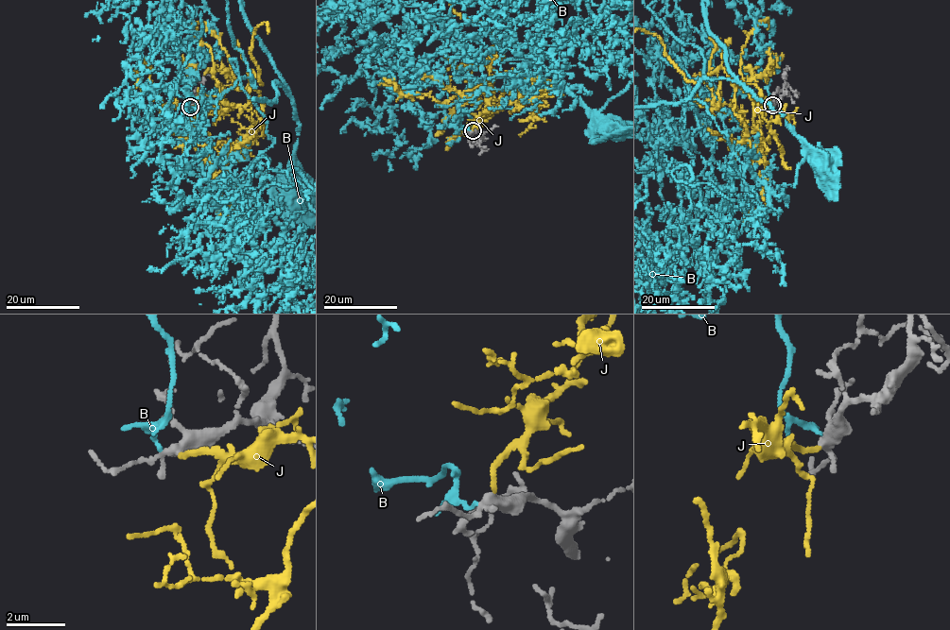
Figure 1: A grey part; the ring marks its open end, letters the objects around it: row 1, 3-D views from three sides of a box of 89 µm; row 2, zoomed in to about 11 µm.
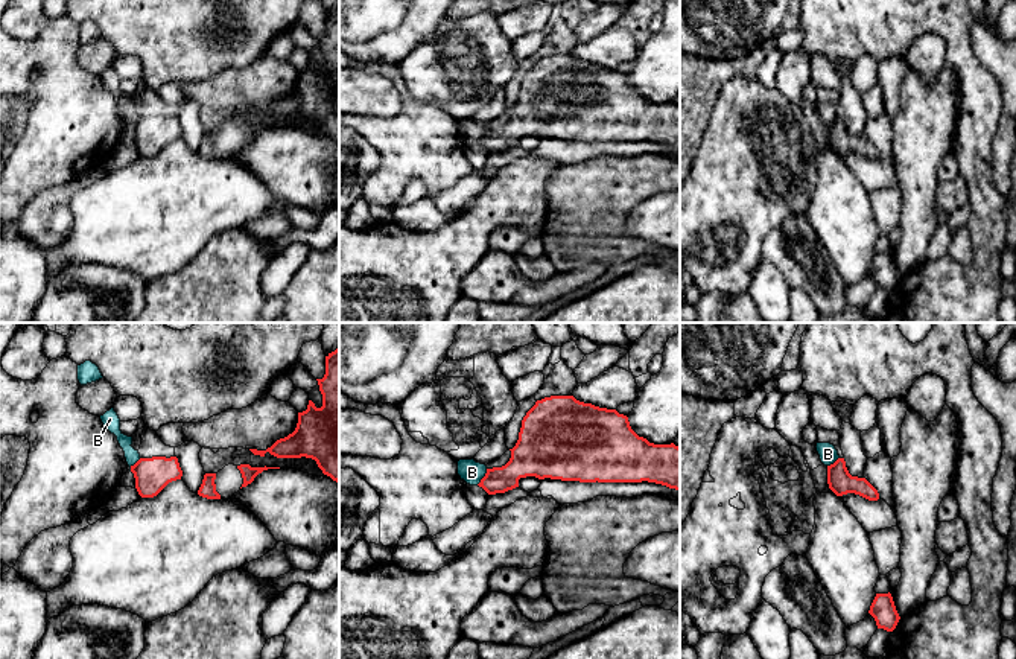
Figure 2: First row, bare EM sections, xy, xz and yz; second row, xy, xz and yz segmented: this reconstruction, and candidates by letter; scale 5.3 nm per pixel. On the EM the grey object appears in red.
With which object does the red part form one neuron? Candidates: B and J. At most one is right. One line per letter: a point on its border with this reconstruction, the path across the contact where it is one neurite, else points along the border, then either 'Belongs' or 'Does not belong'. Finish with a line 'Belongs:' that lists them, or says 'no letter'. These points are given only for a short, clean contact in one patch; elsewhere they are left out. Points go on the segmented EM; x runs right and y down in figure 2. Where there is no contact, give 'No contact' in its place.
B: Touches red at xz (484, 477). Boundary: xz (487, 469), (476, 484). Does not belong
J: No contact. Belongs
Belongs: J

